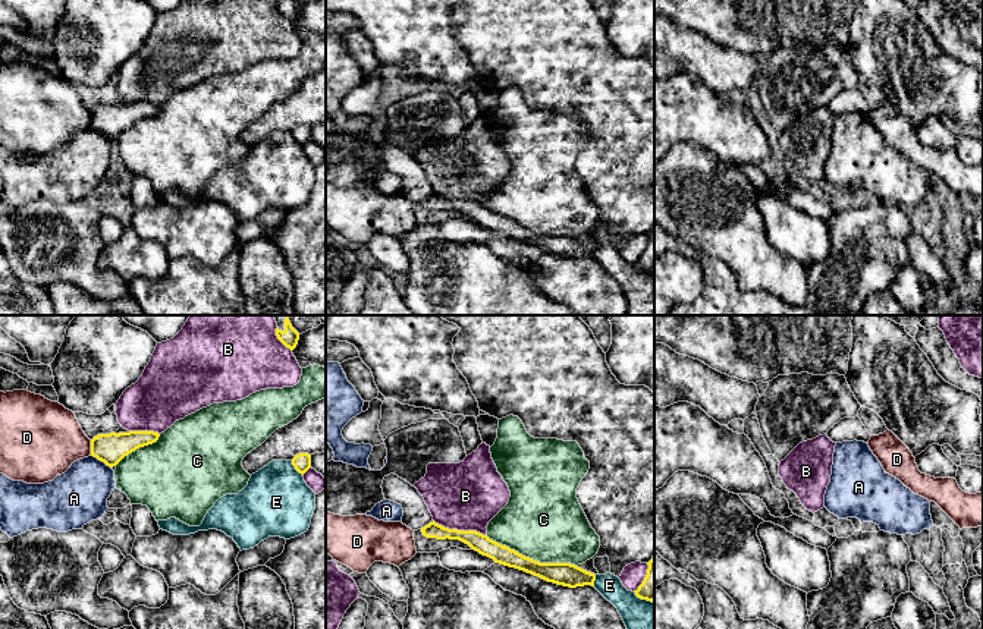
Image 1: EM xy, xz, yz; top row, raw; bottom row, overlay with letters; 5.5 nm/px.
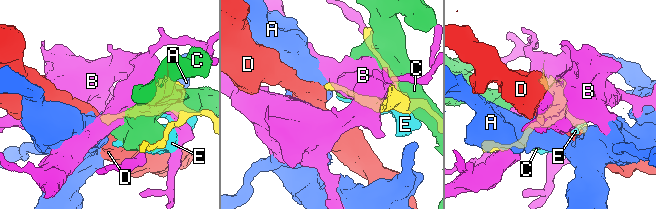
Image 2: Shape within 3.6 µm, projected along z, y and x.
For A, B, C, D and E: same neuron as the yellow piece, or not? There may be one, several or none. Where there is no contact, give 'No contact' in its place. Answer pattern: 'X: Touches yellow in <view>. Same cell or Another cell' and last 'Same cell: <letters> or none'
A: Touches yellow in xy. Another cell
B: Touches yellow in xz. Another cell
C: Touches yellow in xz. Another cell
D: Touches yellow in xy. Another cell
E: Touches yellow in xy. Another cell
Same cell: none

